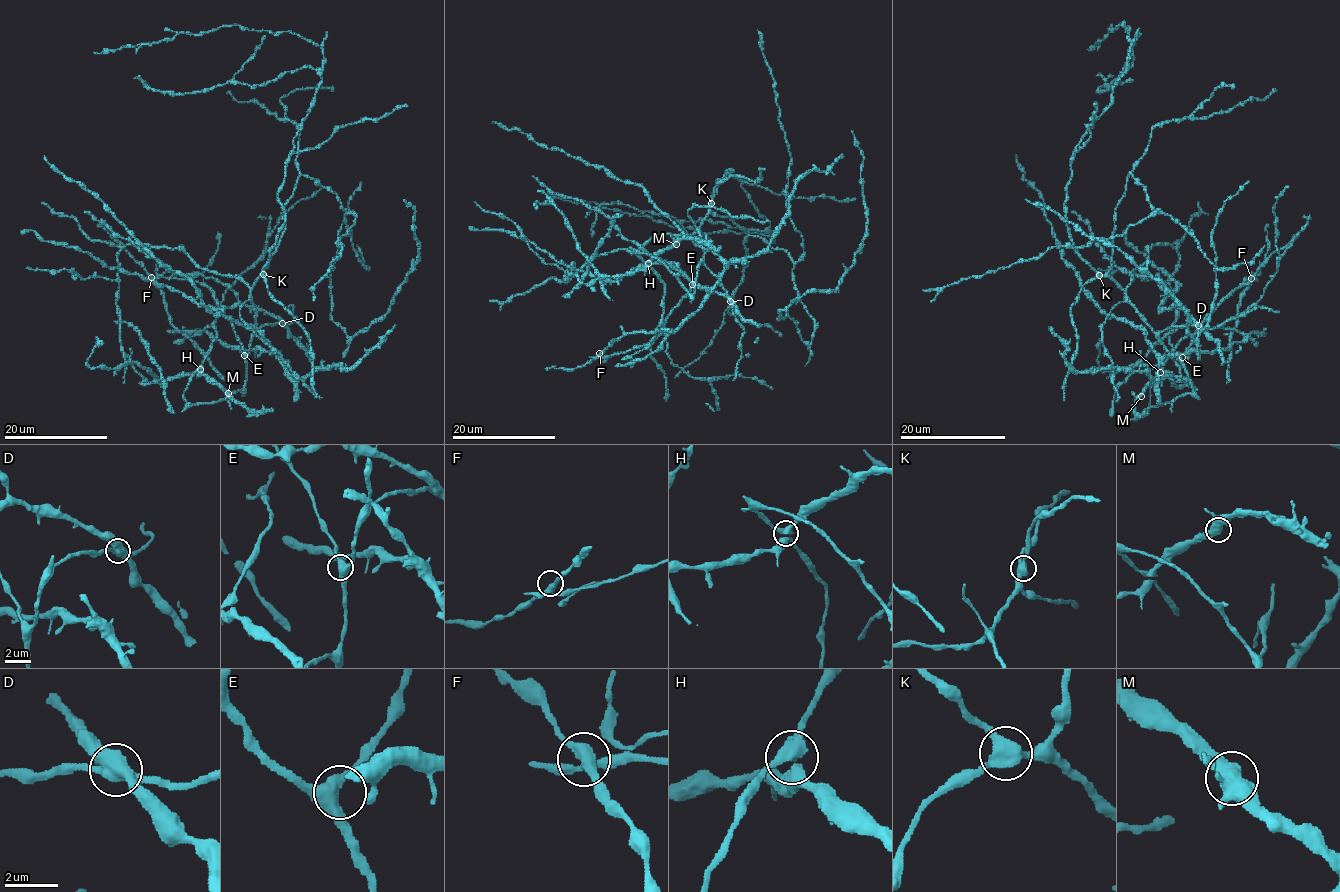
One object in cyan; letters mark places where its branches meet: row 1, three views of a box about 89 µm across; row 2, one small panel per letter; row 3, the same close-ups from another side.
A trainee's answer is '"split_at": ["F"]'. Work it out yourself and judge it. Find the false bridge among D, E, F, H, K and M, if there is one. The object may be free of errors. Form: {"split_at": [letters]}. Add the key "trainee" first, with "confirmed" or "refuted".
{"trainee": "refuted", "split_at": []}

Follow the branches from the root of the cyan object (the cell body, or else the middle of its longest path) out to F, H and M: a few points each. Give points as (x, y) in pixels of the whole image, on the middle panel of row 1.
F: (725, 217), (711, 212), (699, 228), (704, 256), (695, 283), (661, 332), (625, 352), (599, 353)
H: (725, 217), (711, 212), (699, 228), (704, 256), (691, 295), (656, 259), (645, 253), (632, 253), (648, 263)
M: (725, 217), (711, 212), (699, 228), (704, 256), (691, 295), (656, 259), (632, 253), (650, 261), (676, 244)

